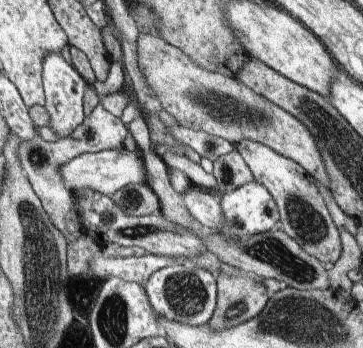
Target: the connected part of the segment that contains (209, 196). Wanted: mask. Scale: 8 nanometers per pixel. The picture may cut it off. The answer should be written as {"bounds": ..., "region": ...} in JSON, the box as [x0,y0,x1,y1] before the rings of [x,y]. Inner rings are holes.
{"bounds":[183,186,223,230],"region":[[[191,186],[183,194],[183,204],[189,216],[208,230],[221,230],[223,215],[220,207],[220,195],[215,192]]]}

